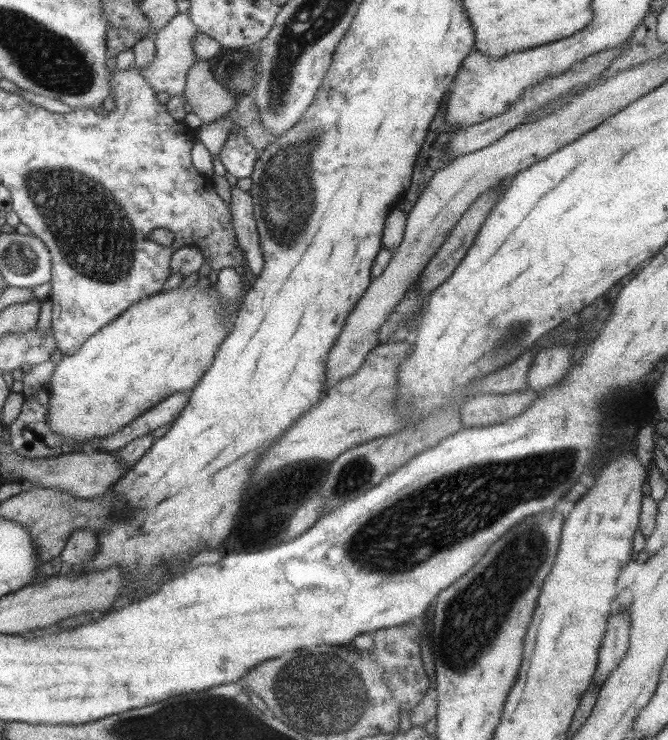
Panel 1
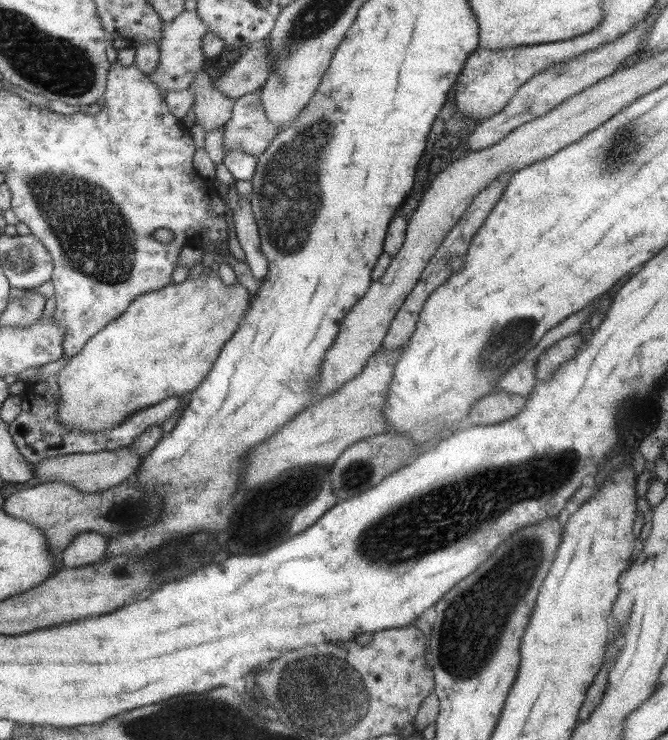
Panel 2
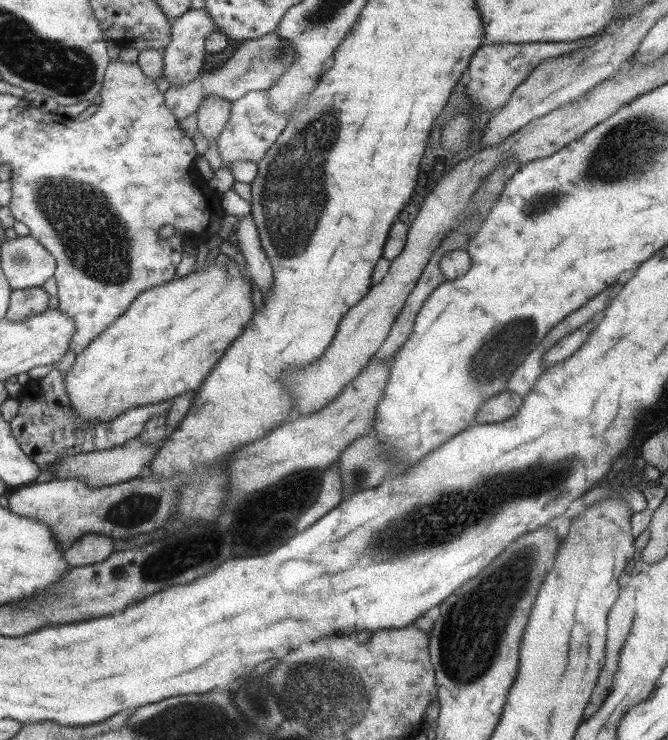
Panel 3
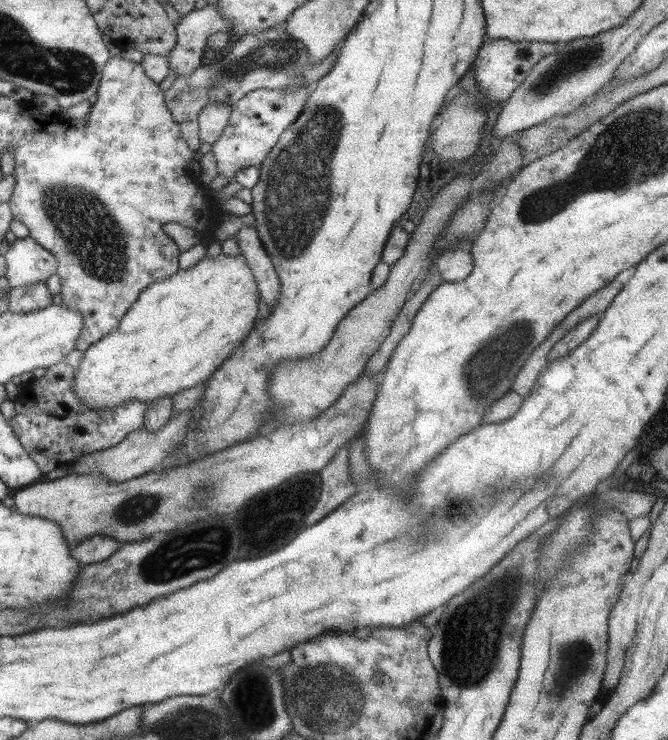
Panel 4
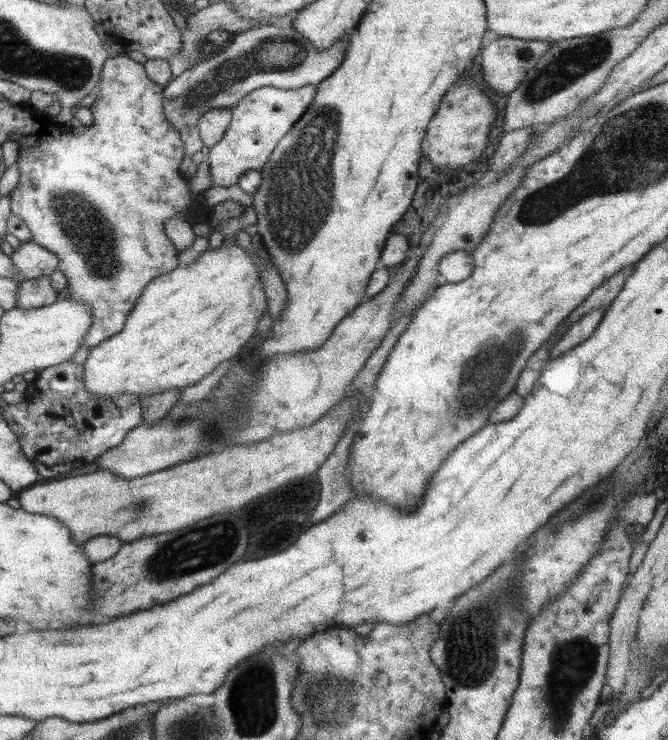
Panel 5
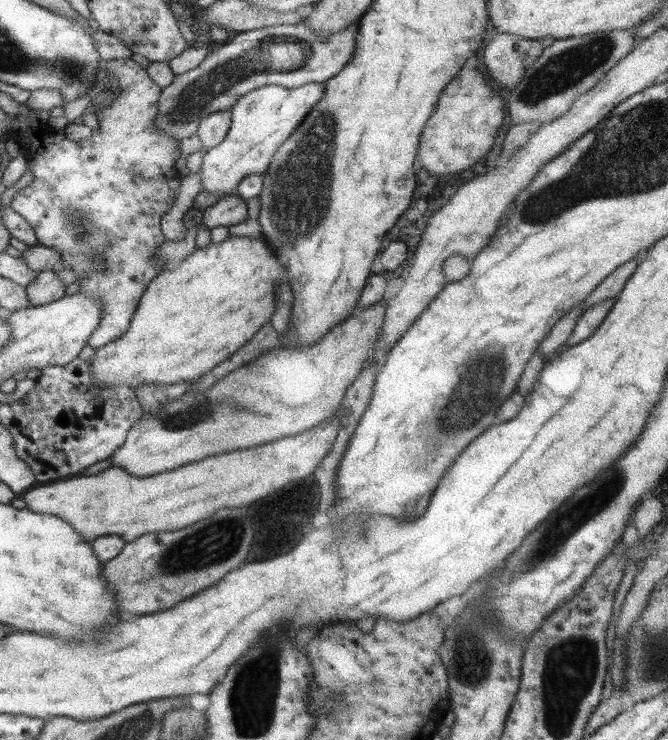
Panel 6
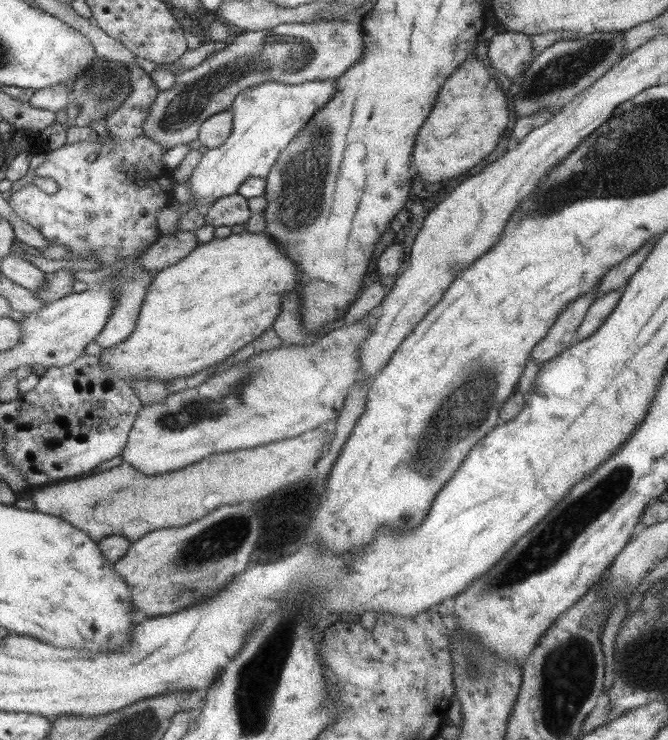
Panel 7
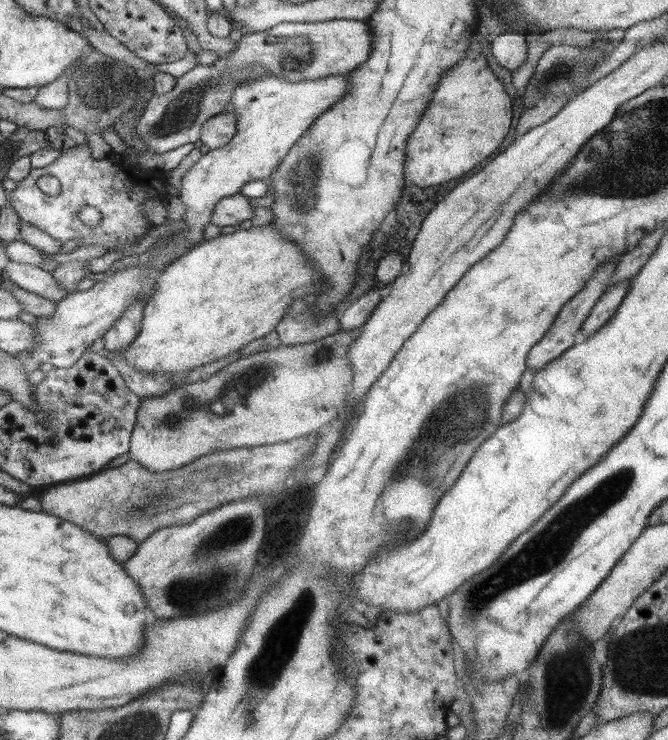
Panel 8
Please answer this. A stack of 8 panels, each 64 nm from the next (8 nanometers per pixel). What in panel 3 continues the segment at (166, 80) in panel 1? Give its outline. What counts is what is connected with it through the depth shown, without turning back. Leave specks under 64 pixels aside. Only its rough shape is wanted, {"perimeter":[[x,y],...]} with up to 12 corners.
{"perimeter":[[208,10],[176,18],[162,76],[186,85],[200,75],[206,38],[218,31]]}

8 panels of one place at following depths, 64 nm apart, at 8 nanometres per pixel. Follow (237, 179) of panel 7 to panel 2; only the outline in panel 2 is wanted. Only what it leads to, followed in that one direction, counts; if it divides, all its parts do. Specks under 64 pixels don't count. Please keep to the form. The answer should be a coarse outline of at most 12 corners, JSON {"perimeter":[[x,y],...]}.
{"perimeter":[[257,91],[236,99],[224,150],[257,158],[282,128]]}

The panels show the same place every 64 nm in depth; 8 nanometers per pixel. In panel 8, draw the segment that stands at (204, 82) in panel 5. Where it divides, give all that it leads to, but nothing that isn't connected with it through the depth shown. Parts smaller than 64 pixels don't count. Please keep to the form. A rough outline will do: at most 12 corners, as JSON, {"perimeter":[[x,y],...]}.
{"perimeter":[[368,20],[287,22],[153,93],[138,136],[158,154],[200,138],[236,85],[350,73]]}

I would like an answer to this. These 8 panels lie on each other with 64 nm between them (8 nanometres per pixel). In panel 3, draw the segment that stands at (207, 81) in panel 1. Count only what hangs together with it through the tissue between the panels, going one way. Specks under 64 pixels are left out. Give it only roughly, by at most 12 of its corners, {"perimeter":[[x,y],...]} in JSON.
{"perimeter":[[206,96],[196,110],[197,129],[214,140],[229,121],[232,102]]}

